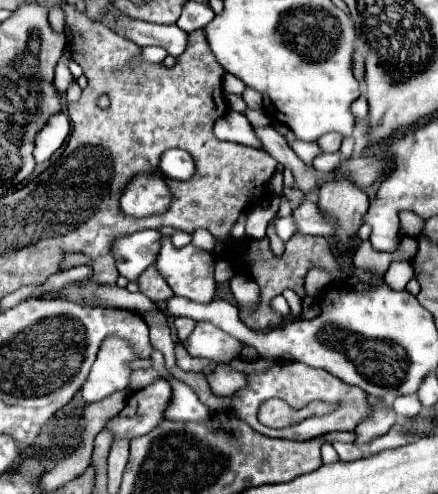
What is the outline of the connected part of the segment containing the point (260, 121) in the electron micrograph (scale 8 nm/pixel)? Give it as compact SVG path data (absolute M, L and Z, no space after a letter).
M246 108L244 115L253 127L267 126L272 123L272 119L266 115L264 109L252 110Z

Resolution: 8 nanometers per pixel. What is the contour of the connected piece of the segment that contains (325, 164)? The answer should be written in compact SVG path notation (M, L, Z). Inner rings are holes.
M320 153L312 165L320 171L320 173L332 173L338 165L340 165L340 157L338 153Z

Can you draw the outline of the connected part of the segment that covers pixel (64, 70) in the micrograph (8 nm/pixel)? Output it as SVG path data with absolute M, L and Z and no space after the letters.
M60 61L60 63L58 63L58 67L56 67L56 77L54 77L54 85L56 85L58 93L60 93L60 95L62 95L62 93L66 93L66 89L68 89L72 83L74 83L72 73L70 73L70 71L68 71L68 67L64 65L64 61Z

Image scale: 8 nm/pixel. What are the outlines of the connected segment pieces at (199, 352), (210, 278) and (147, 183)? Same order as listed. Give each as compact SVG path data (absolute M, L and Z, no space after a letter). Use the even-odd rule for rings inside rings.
M200 321L184 343L192 357L206 357L216 363L230 363L242 351L242 343L208 321Z
M168 235L162 237L162 247L156 257L156 269L166 279L166 283L172 287L174 295L194 299L196 303L210 303L214 299L214 255L206 253L194 245L186 245L176 249L172 245L172 239Z
M138 175L128 185L120 199L120 207L124 213L134 217L148 217L156 213L164 213L172 201L168 191L168 183L164 175Z

